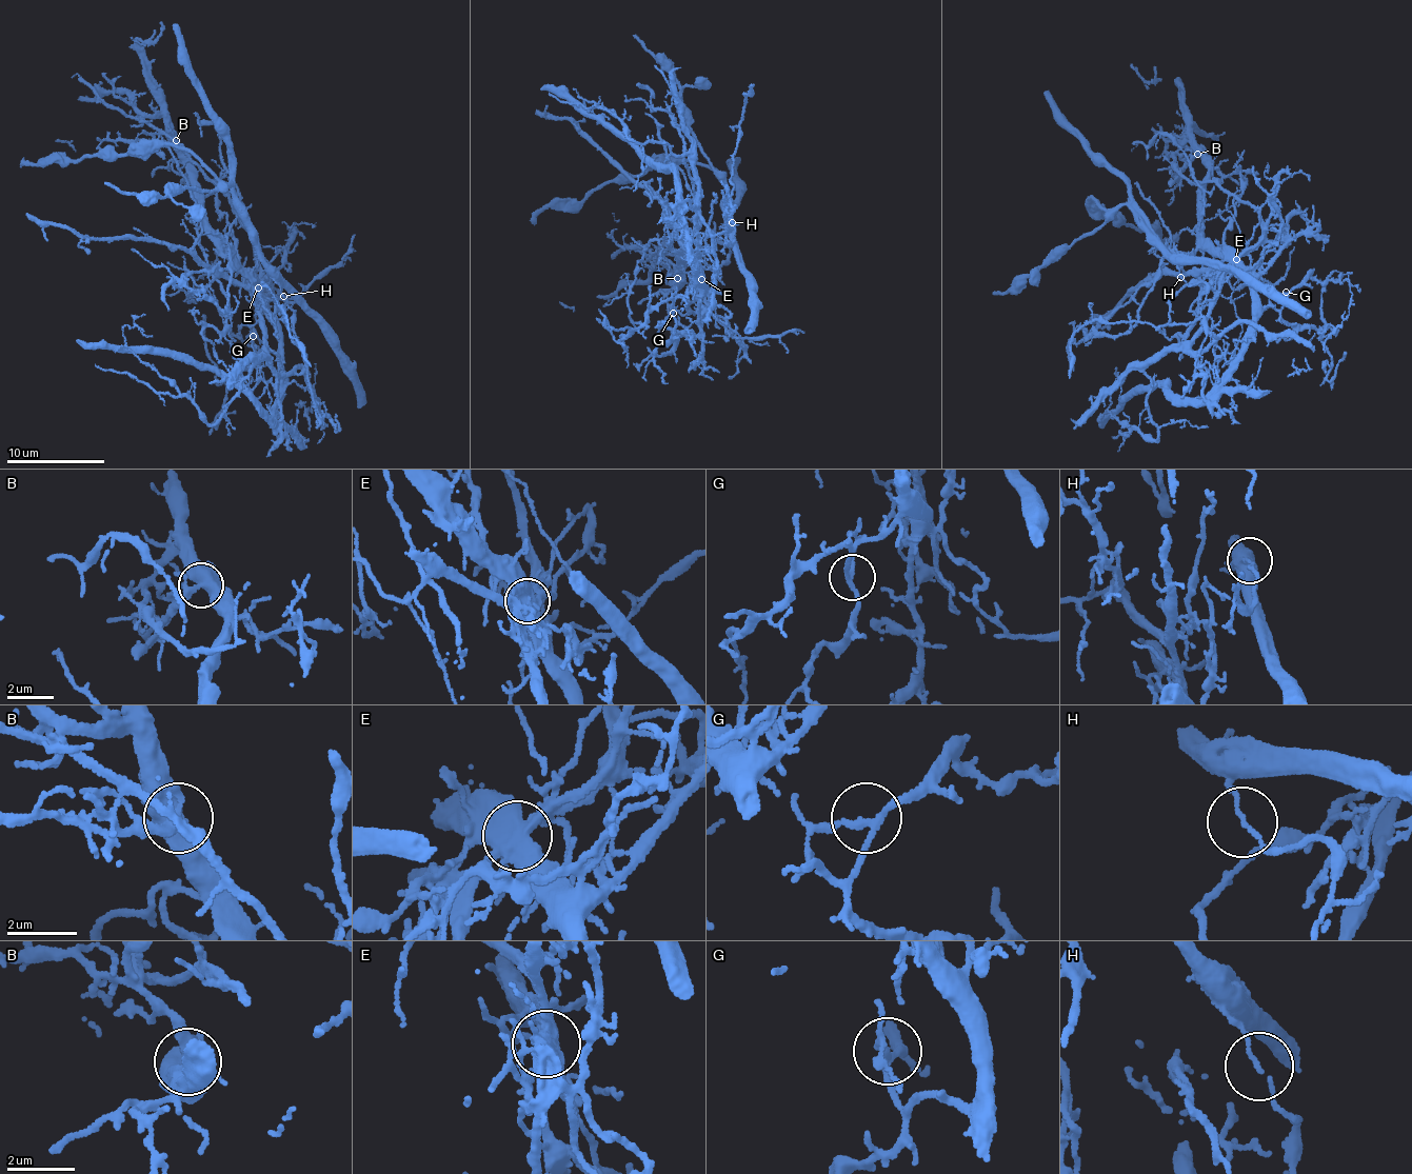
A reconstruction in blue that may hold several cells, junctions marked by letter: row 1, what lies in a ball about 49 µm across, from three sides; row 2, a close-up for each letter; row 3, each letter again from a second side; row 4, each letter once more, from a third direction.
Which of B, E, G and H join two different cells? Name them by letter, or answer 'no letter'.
E, H

